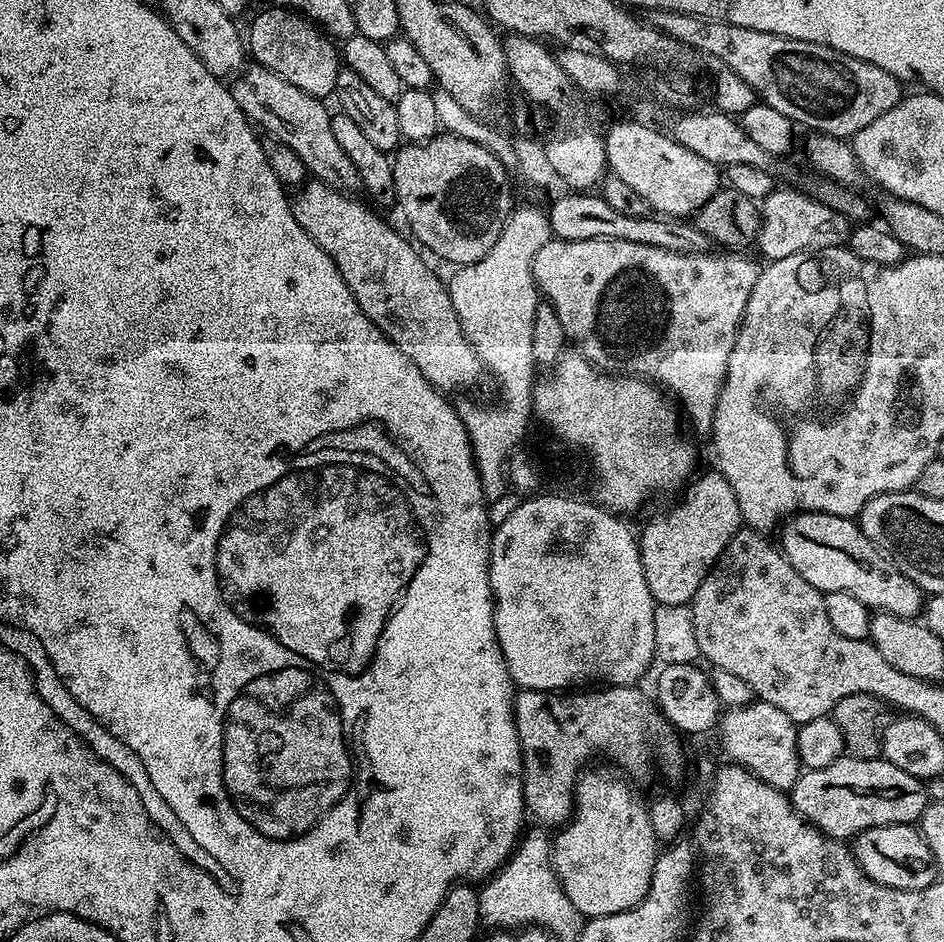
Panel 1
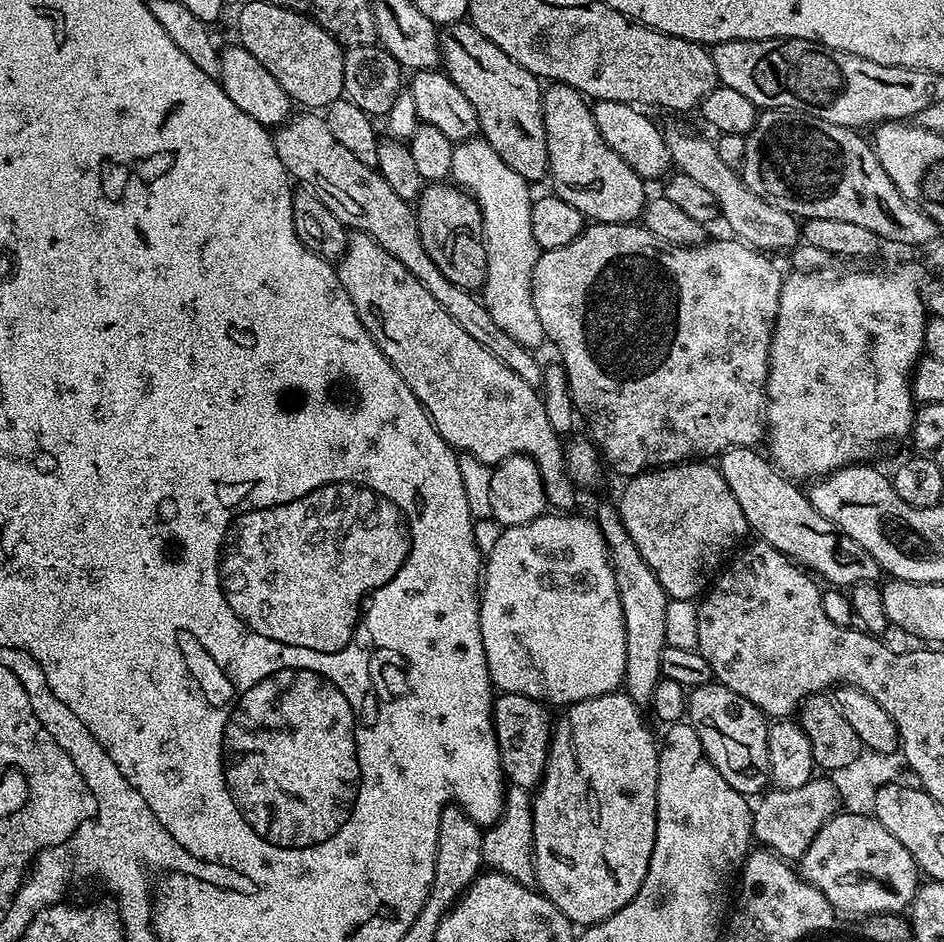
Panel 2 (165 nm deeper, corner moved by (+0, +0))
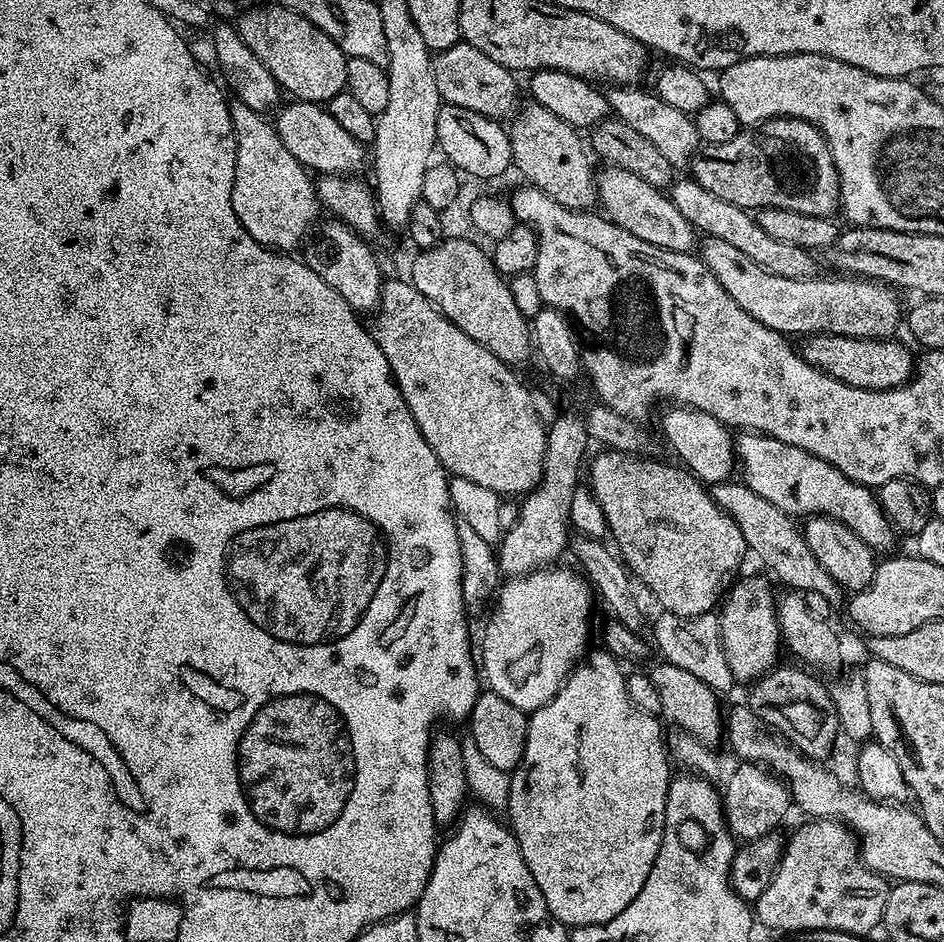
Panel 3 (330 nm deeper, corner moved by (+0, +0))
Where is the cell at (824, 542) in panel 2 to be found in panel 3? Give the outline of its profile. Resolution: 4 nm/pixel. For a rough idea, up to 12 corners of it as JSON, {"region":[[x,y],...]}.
{"region":[[697,408],[660,420],[675,459],[705,486],[731,481],[728,425]]}

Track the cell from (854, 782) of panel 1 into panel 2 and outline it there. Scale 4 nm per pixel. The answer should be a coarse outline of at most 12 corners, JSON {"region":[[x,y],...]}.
{"region":[[833,781],[773,787],[752,810],[752,839],[789,861],[838,811]]}

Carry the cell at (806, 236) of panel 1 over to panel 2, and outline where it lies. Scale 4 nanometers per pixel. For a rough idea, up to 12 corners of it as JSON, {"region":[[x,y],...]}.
{"region":[[664,124],[675,171],[714,194],[733,237],[765,254],[802,240],[711,139]]}

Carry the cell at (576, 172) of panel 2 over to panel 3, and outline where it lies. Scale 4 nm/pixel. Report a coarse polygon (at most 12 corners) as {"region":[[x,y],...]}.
{"region":[[630,170],[597,173],[608,219],[636,238],[691,253],[698,233],[671,197]]}

